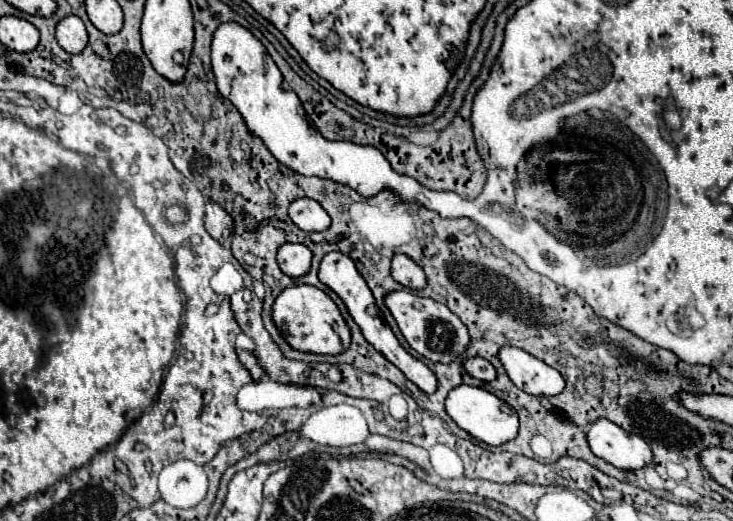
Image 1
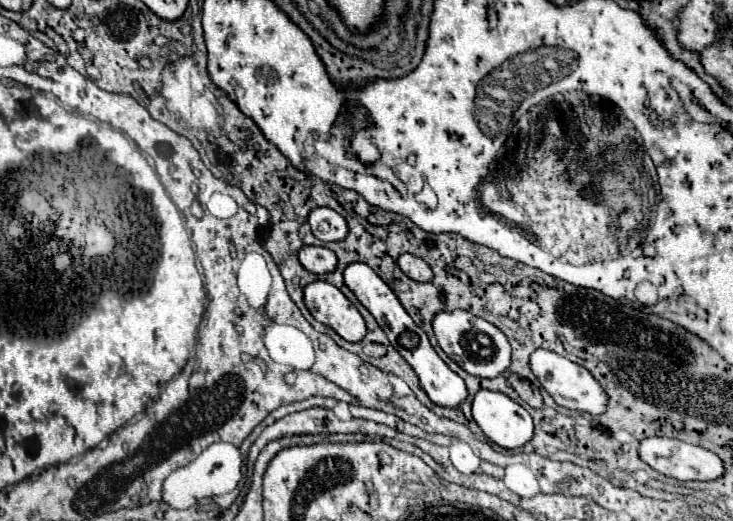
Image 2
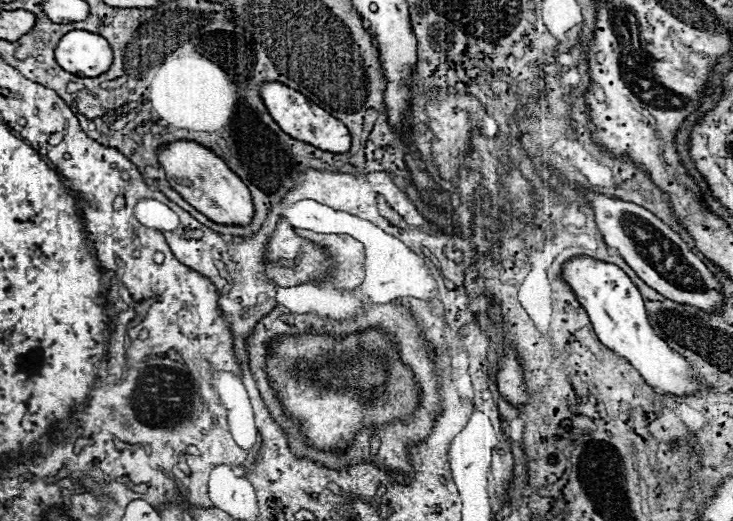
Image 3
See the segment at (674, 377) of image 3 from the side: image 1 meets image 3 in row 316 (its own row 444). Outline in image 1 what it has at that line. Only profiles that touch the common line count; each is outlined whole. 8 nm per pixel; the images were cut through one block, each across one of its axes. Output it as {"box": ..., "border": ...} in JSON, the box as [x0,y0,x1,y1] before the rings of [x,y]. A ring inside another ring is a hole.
{"box":[588,418,652,470],"border":[[[600,418],[590,426],[588,444],[598,458],[622,470],[638,470],[652,462],[652,450],[644,438],[628,434],[606,418]]]}

